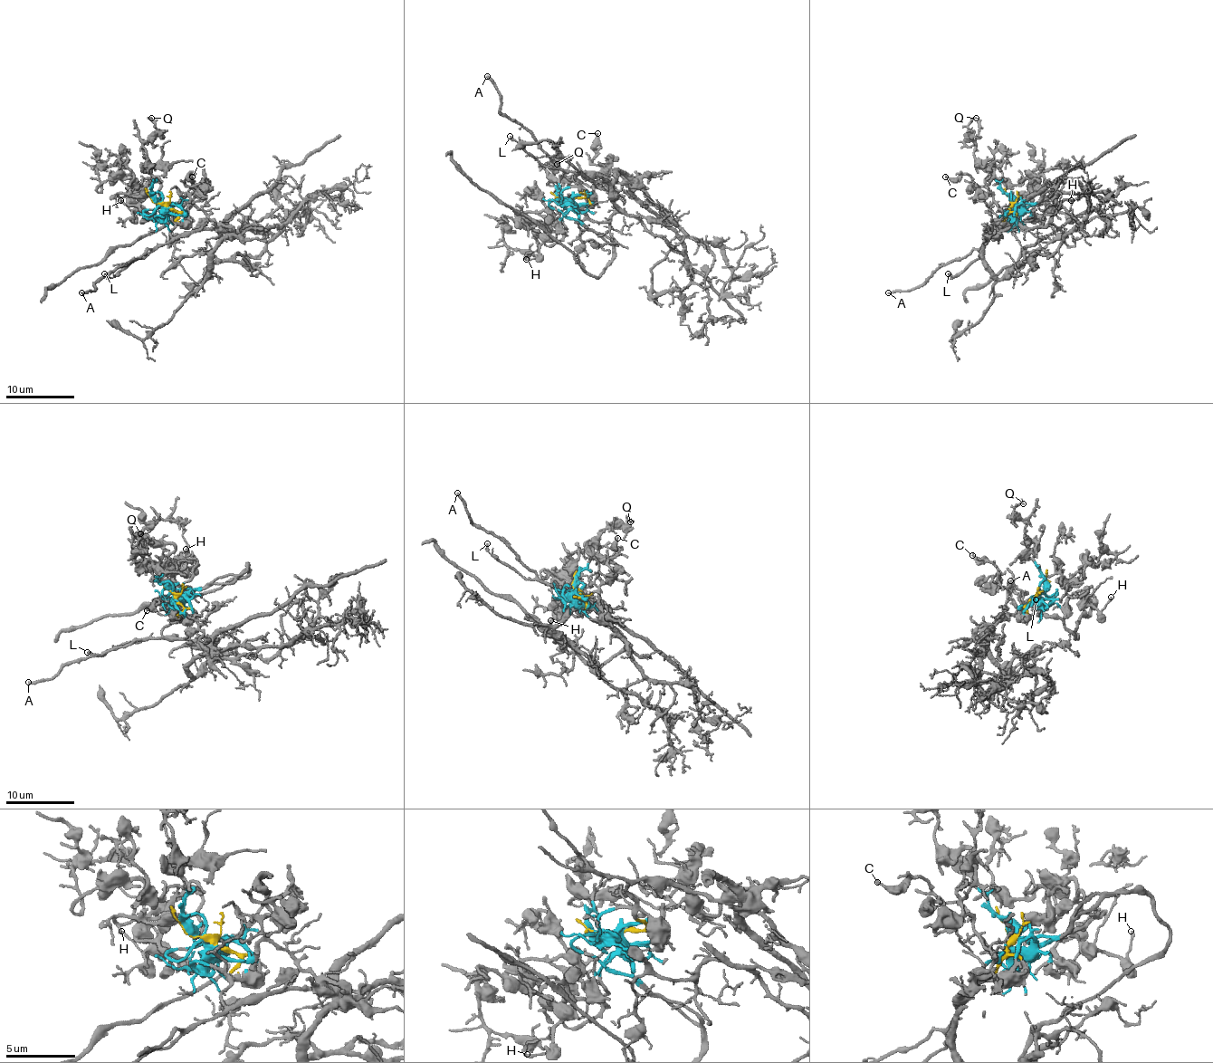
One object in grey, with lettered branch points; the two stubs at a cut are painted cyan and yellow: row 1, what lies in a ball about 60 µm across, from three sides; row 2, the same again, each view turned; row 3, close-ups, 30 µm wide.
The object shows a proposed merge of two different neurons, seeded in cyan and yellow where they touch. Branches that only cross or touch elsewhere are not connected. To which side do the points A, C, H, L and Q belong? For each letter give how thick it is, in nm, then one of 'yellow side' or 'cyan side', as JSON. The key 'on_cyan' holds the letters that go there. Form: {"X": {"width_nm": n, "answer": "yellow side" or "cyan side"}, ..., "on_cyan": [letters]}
{"A": {"width_nm": 240, "answer": "yellow side"}, "C": {"width_nm": 220, "answer": "cyan side"}, "H": {"width_nm": 190, "answer": "cyan side"}, "L": {"width_nm": 150, "answer": "yellow side"}, "Q": {"width_nm": 190, "answer": "cyan side"}, "on_cyan": ["C", "H", "Q"]}

